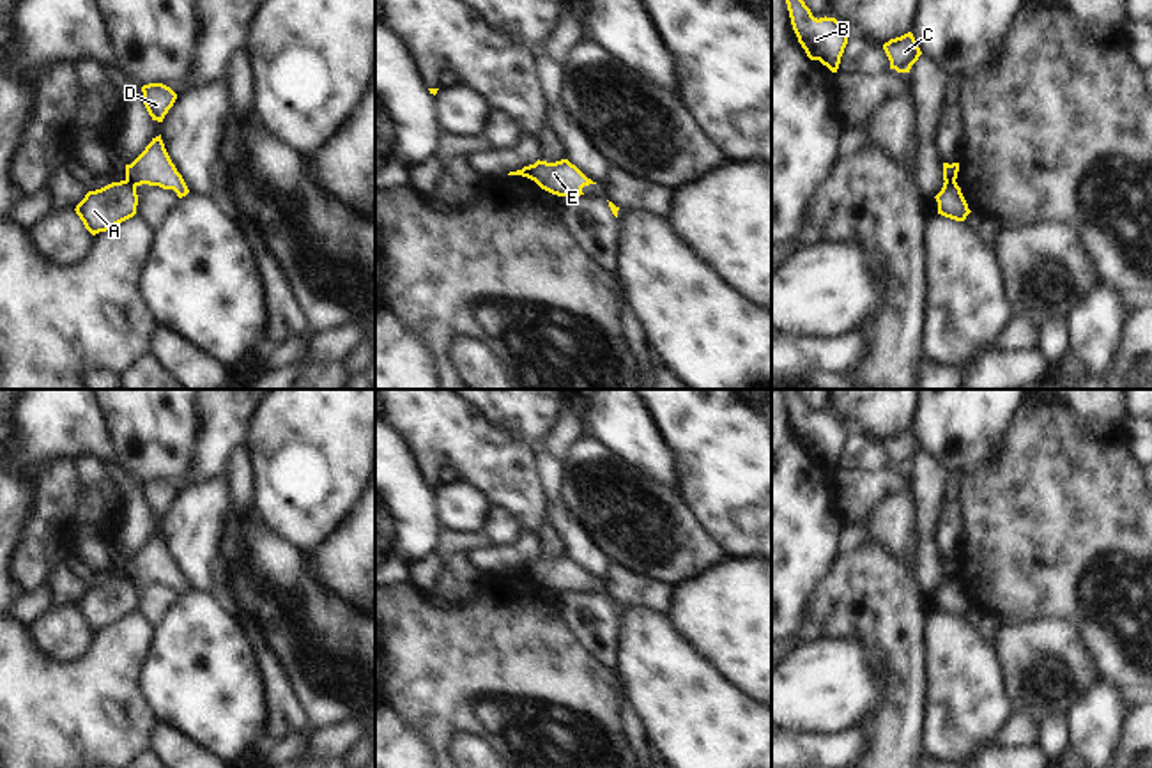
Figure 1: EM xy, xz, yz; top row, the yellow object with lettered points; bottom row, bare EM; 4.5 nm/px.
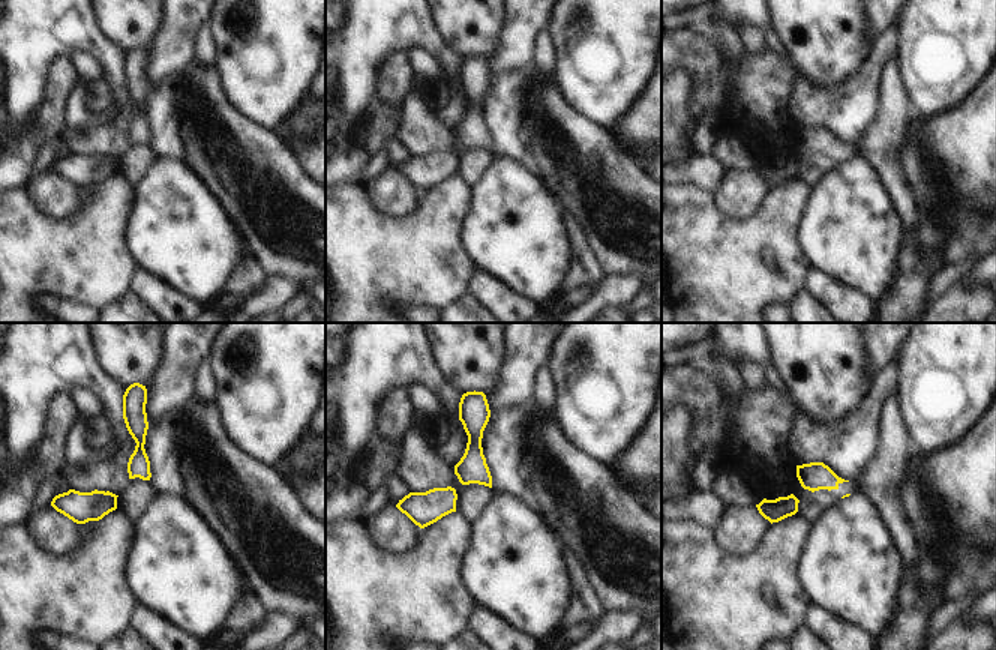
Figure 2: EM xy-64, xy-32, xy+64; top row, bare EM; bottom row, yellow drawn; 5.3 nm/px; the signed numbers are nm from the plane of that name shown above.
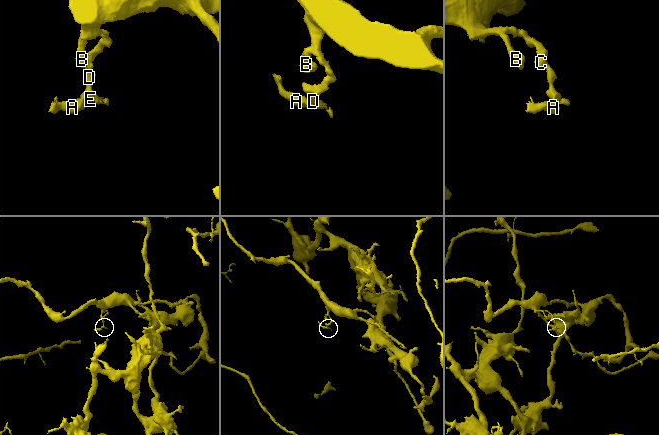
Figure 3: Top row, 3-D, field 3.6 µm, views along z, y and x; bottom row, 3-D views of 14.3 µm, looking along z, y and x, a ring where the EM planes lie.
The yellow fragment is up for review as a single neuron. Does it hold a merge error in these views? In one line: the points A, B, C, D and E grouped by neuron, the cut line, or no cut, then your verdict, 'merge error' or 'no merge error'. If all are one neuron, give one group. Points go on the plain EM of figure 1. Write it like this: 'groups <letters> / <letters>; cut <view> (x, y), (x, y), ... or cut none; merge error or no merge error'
groups A / B C D E; cut xy (126, 574), (135, 583); merge error

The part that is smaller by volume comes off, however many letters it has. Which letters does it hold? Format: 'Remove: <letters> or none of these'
Remove: A.

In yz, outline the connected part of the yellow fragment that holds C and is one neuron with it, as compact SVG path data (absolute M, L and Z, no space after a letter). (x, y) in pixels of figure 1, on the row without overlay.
M911 428L890 435L883 441L883 446L890 457L890 465L895 465L897 469L910 469L911 462L922 451L918 439Z

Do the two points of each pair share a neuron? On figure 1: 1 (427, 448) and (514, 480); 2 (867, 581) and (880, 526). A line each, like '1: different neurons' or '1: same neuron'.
1: same neuron
2: different neurons

